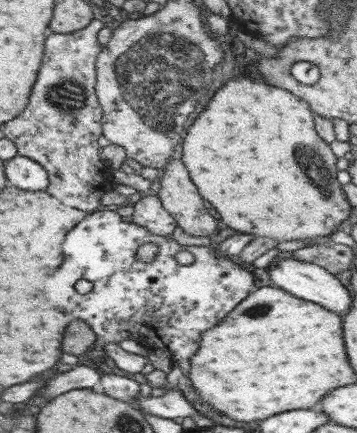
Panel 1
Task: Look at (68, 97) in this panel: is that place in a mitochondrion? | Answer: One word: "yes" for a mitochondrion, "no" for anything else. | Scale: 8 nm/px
yes

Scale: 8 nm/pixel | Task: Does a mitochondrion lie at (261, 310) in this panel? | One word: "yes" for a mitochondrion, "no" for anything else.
yes

